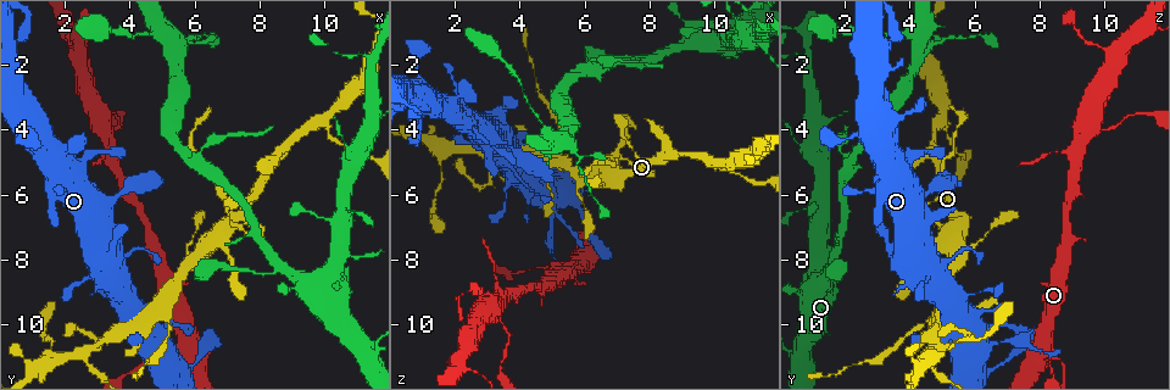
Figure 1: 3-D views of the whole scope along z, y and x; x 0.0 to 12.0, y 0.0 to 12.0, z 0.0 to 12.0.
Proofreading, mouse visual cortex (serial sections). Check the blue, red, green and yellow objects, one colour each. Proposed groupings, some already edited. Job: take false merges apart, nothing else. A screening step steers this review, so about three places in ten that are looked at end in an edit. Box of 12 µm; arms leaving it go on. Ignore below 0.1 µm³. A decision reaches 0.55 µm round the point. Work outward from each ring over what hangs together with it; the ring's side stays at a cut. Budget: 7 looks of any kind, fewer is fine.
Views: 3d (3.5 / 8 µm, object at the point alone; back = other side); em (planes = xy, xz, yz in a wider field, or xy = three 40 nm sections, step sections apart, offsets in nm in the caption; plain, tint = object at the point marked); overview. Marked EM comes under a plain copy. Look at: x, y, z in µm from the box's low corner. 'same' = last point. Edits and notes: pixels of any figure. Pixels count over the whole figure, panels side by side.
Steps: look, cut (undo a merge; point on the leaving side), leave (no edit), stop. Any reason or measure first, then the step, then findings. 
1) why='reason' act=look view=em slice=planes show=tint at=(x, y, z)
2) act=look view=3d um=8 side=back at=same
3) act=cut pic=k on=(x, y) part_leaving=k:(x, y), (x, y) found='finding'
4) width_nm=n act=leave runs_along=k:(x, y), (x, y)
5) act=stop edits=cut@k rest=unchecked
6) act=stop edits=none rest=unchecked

why='sudden change in width' act=look view=3d um=3.5 at=(8.7, 8.2, 1.5)

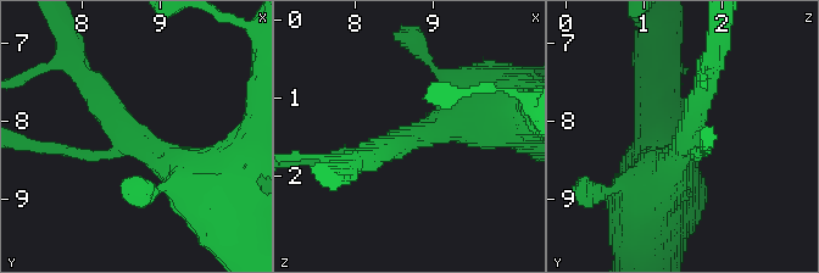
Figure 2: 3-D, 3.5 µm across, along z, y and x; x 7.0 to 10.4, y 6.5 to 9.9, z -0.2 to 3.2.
arms=3 arm_widths_nm=100,300,500 why='shape alone is not enough' act=look view=em slice=xy step=5 show=tint at=(8.65, 8.20, 1.50)

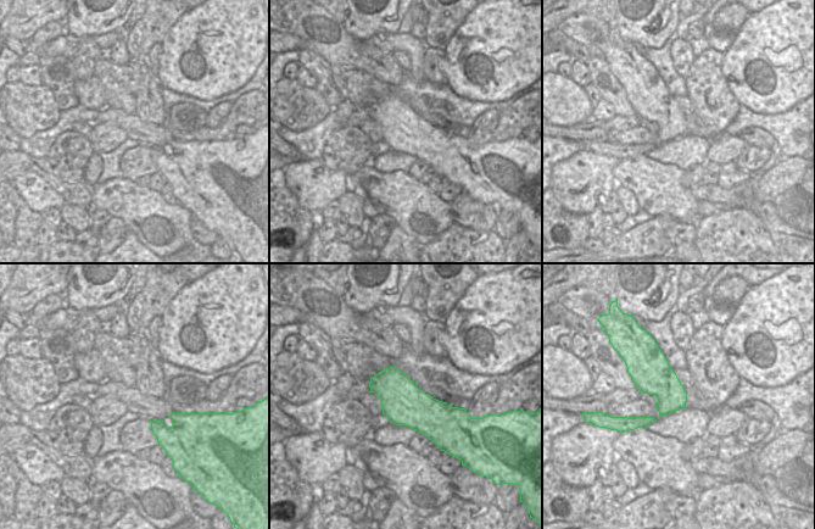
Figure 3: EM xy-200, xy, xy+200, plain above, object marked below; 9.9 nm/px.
act=leave runs_along=2:(193, 179), (148, 150), (84, 74) found='all the same cell'

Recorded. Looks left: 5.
why='thick turns thin' act=look view=3d um=3.5 at=(4.9, 9.3, 5.0)

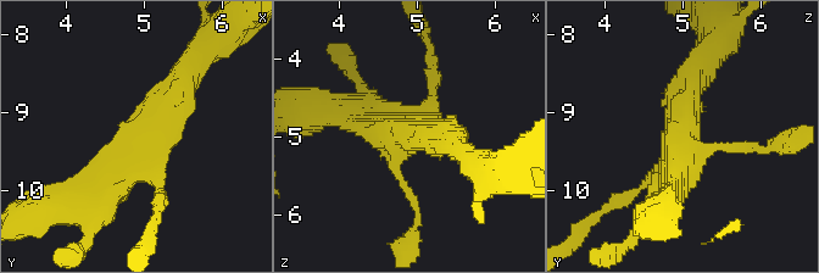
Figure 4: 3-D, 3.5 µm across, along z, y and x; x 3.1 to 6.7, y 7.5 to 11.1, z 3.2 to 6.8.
act=look view=em slice=xy step=2 show=tint at=(4.95, 9.20, 4.90)

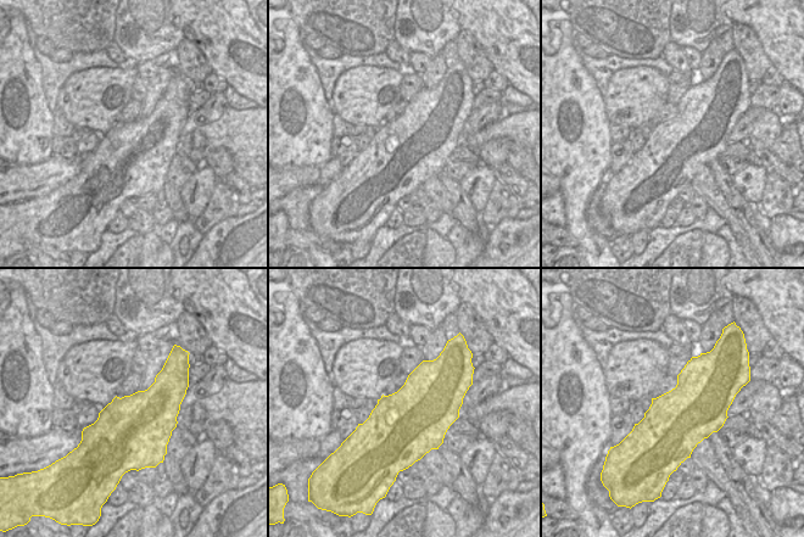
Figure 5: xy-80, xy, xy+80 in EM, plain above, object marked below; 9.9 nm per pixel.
act=leave runs_along=4:(190, 72), (93, 199) found='all the same cell'

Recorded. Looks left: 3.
why='a fork' act=look view=3d um=3.5 at=(9.9, 3.7, 4.9)

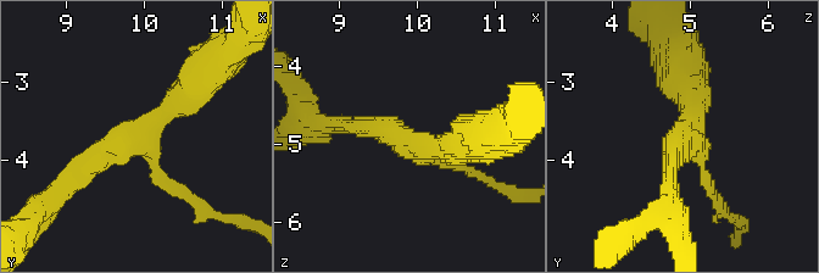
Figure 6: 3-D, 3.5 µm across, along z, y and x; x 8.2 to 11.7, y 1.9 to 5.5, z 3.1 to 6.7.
why='now the EM' act=look view=em slice=planes show=tint at=(9.95, 3.75, 4.95)

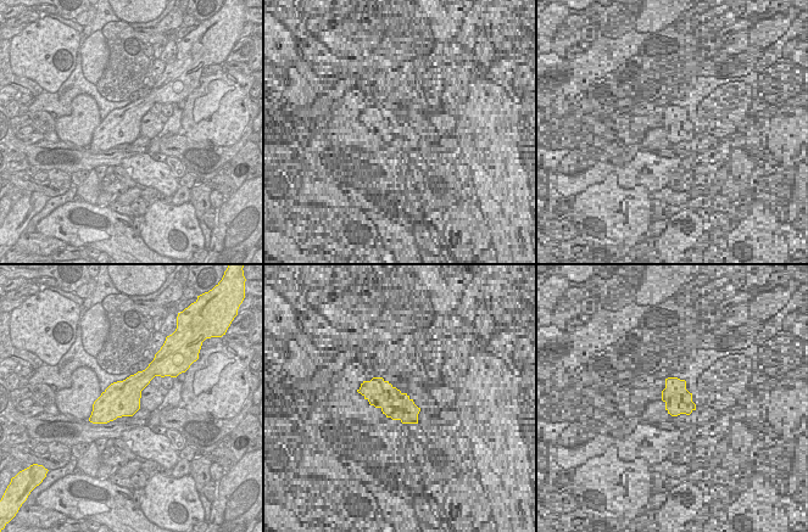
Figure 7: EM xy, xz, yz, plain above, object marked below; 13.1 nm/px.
arm_widths_nm=150,200,350 act=leave runs_along=6:(73, 179), (196, 82) found='continuous, no second cell'

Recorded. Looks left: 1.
act=stop edits=none rest=unchecked

